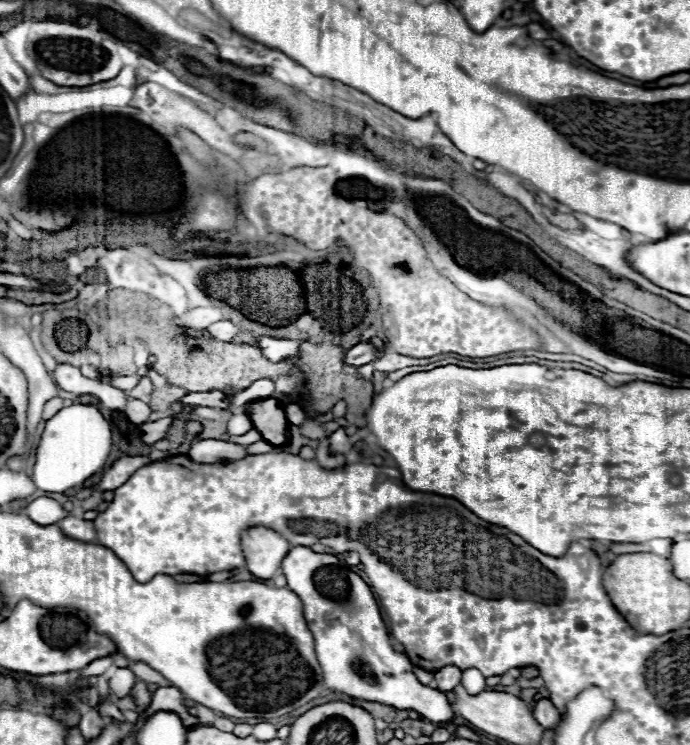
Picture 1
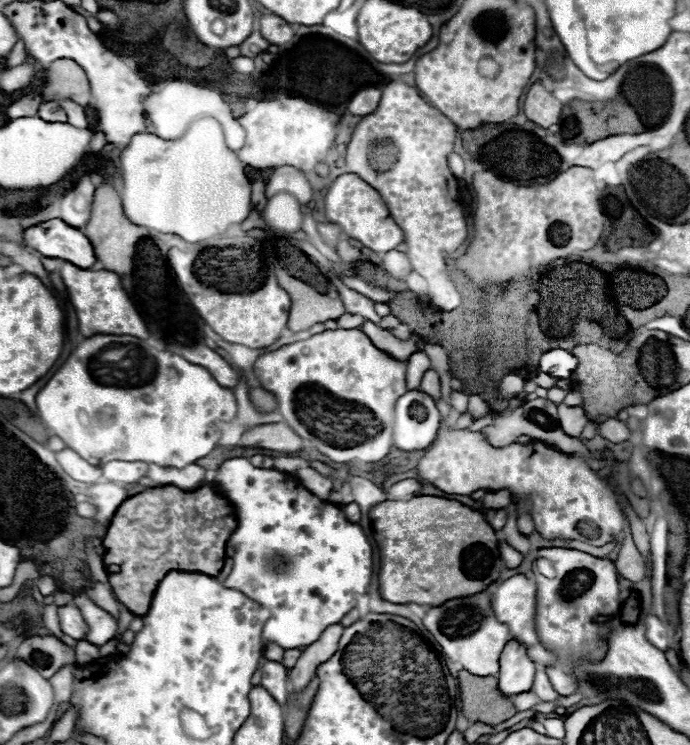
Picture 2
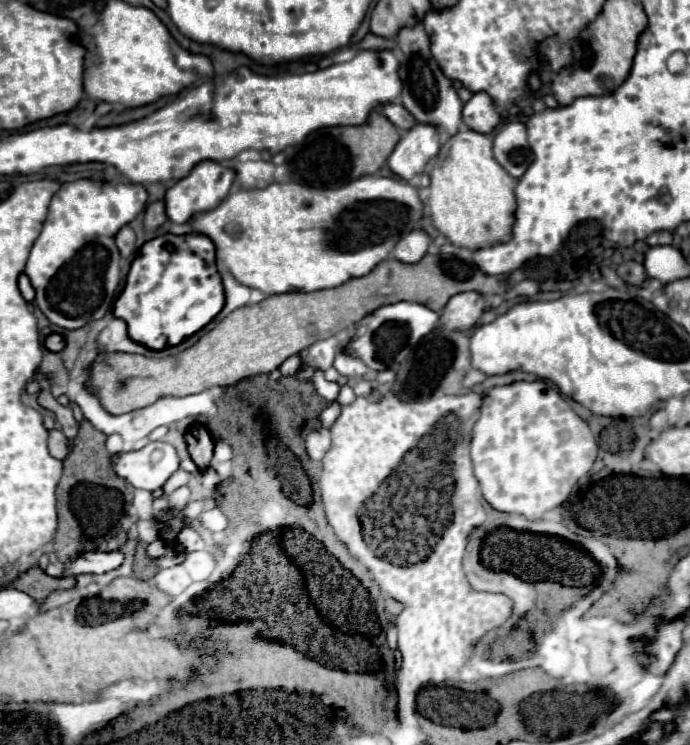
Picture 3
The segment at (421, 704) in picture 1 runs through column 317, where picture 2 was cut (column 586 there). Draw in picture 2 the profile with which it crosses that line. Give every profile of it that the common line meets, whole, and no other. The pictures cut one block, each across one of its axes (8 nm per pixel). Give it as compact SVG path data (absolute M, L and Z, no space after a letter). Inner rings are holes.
M542 548L536 554L538 558L550 560L554 568L554 578L540 574L534 566L536 586L538 586L538 612L536 612L536 630L544 646L554 650L560 656L560 662L554 668L548 668L546 674L560 696L576 692L576 680L572 676L572 660L588 656L600 660L606 654L606 644L600 642L604 628L594 622L596 616L614 614L620 608L620 588L618 572L612 560L596 558L592 554L570 550L570 548Z

